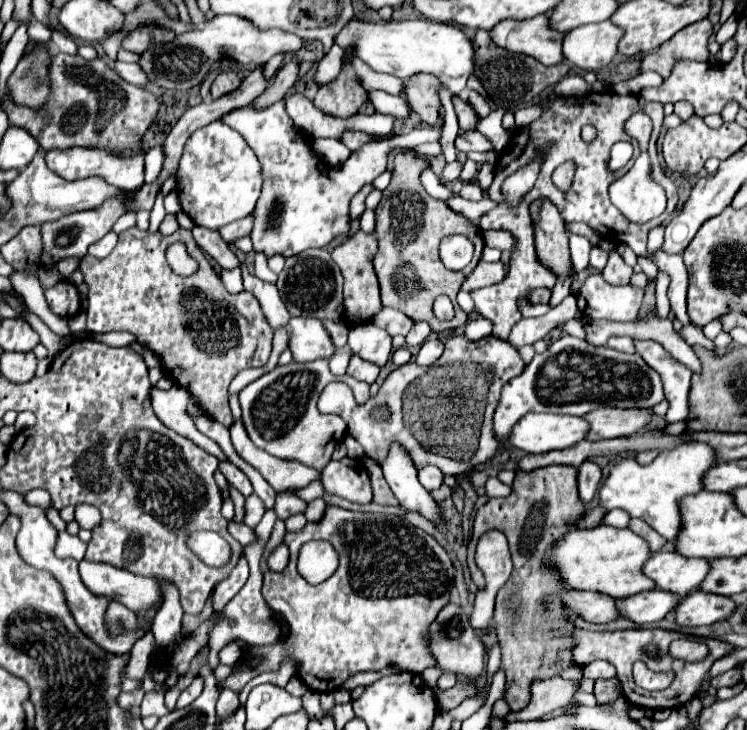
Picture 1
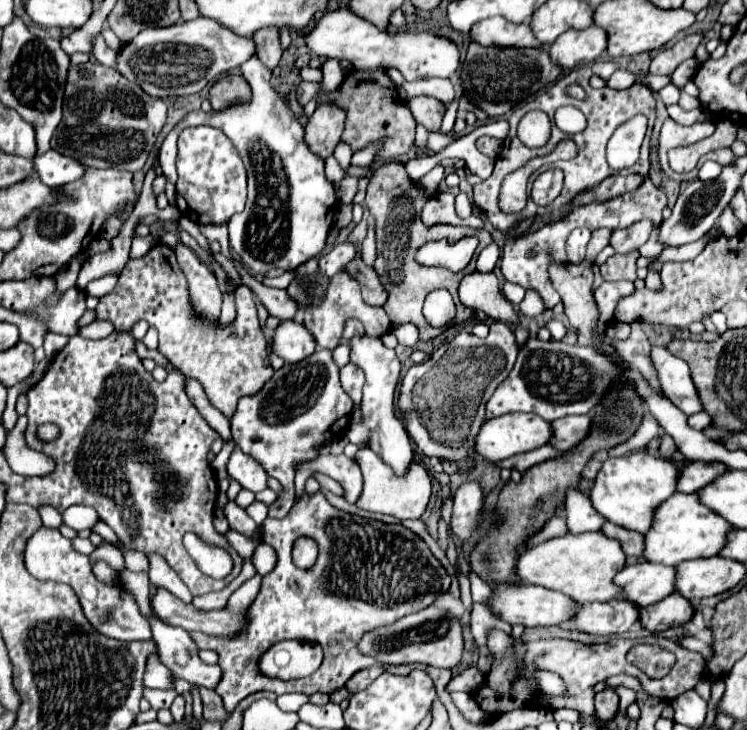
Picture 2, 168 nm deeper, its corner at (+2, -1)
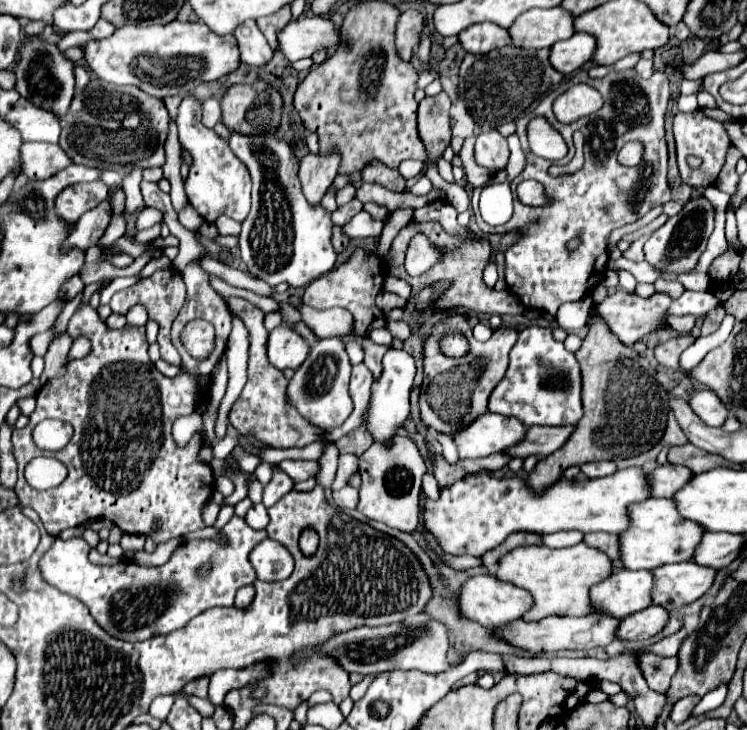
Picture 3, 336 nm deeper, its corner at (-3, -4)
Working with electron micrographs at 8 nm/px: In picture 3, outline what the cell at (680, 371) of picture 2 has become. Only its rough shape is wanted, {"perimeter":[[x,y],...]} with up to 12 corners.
{"perimeter":[[711,390],[693,392],[691,408],[709,426],[721,428],[727,408]]}

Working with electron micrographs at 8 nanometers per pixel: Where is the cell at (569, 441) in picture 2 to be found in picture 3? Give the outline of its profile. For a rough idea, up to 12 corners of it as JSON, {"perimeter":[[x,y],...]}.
{"perimeter":[[529,426],[507,456],[549,456],[567,442],[573,426]]}

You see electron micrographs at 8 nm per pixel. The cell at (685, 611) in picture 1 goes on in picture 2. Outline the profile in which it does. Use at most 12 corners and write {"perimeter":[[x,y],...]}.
{"perimeter":[[672,593],[640,613],[656,633],[688,623],[694,607]]}

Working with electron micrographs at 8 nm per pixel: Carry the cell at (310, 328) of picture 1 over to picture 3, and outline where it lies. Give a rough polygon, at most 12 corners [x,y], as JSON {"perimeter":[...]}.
{"perimeter":[[289,326],[269,332],[267,358],[295,370],[309,344]]}

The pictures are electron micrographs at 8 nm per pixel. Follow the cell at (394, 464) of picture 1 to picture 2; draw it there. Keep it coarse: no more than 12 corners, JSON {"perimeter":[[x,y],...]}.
{"perimeter":[[354,335],[350,361],[366,373],[362,423],[350,443],[370,439],[398,477],[414,447],[394,413],[400,361],[380,337]]}

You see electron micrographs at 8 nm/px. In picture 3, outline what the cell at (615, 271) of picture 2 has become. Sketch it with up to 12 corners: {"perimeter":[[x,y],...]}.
{"perimeter":[[643,236],[631,244],[623,256],[635,262],[643,260]]}

